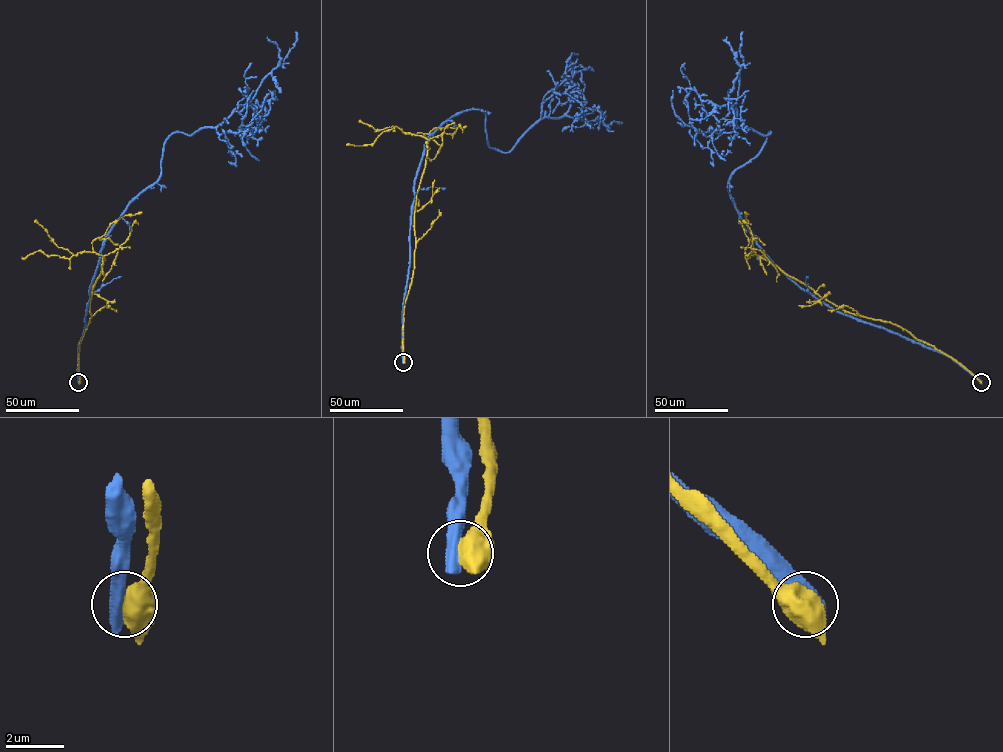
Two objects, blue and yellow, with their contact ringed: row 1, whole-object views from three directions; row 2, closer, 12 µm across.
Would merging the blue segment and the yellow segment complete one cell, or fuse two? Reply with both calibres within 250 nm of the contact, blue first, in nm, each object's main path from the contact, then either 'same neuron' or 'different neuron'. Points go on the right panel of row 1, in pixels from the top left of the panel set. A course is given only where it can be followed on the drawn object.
calibres 750 and 750 nm; course blue (981, 382), (942, 353), (827, 306), (757, 243), (728, 187), (771, 132), (736, 124), (743, 31); course yellow (981, 382), (956, 360), (900, 327), (844, 311), (753, 252), (745, 257), (762, 256), (764, 250), (762, 257); different neuron

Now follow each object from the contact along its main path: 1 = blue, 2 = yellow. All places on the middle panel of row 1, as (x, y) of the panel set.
1: (403, 362), (411, 208), (428, 138), (474, 109), (485, 113), (488, 145), (503, 152), (546, 117), (620, 125)
2: (403, 362), (403, 310), (416, 245), (414, 214), (427, 140), (395, 127), (373, 143), (346, 144)

